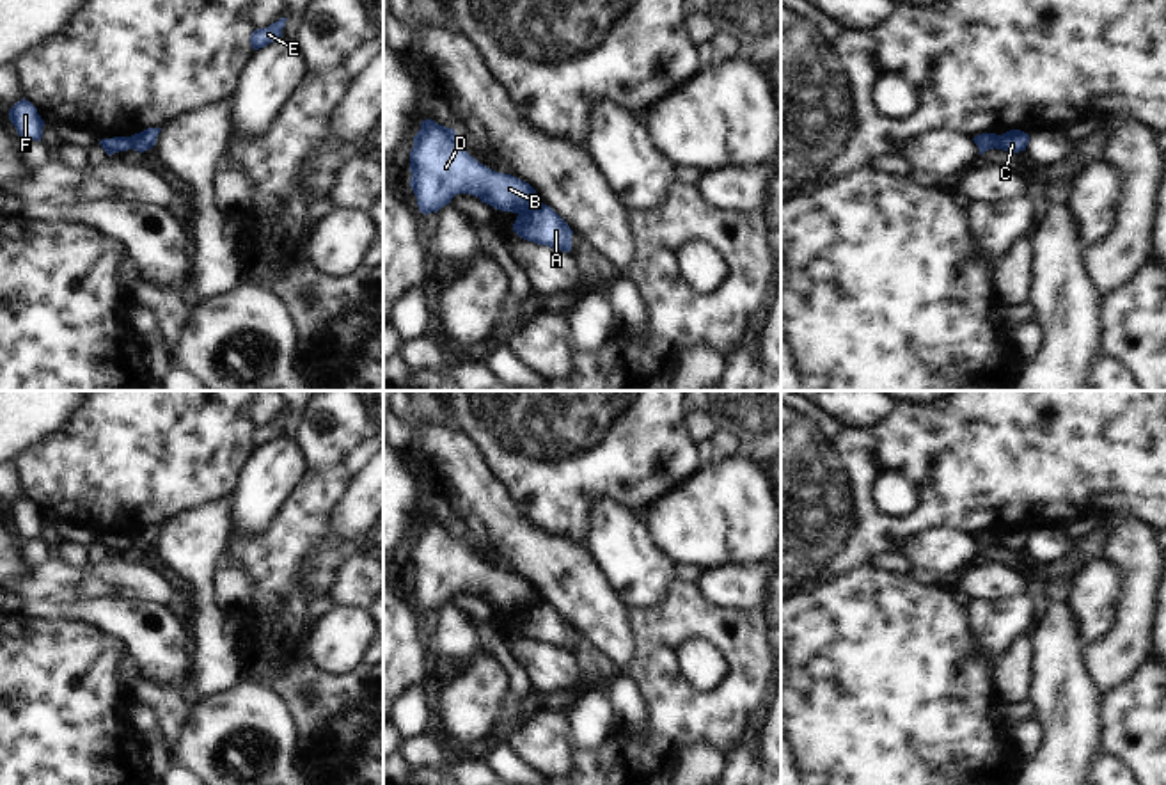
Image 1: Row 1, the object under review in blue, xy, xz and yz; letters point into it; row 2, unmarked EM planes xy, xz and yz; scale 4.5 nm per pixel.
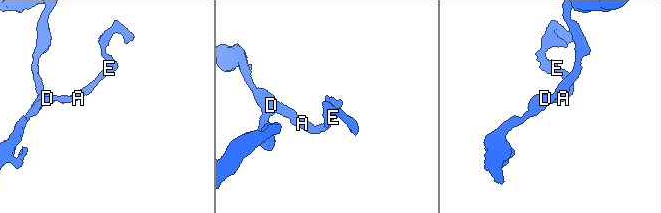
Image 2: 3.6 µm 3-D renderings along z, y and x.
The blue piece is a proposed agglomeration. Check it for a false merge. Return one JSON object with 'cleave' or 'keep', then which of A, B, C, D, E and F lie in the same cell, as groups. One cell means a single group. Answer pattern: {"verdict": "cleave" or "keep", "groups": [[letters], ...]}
{"verdict": "cleave", "groups": [["A", "C", "E"], ["B", "D", "F"]]}

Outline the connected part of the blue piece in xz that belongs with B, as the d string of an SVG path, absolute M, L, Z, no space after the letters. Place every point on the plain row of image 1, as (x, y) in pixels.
M421 520L410 549L410 584L424 613L438 609L456 591L470 591L500 609L525 611L538 602L536 588L472 556L453 526Z

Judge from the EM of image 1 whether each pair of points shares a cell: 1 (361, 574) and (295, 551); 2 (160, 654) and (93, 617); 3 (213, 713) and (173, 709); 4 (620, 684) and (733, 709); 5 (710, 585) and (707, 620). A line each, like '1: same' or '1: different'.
1: different
2: same
3: different
4: different
5: different

